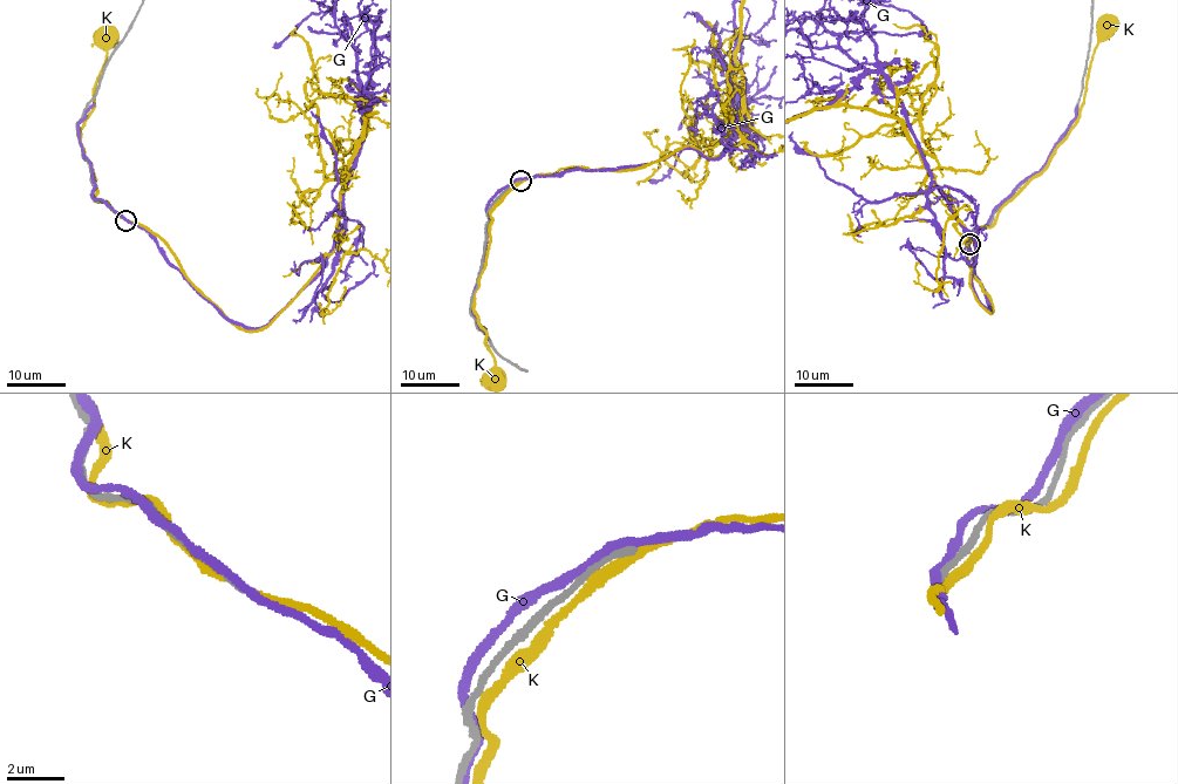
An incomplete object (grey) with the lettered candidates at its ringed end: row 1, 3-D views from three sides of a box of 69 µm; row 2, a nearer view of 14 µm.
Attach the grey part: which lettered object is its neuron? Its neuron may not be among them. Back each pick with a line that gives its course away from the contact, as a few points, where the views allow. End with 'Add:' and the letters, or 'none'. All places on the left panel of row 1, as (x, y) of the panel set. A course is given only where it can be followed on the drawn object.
Add: none

